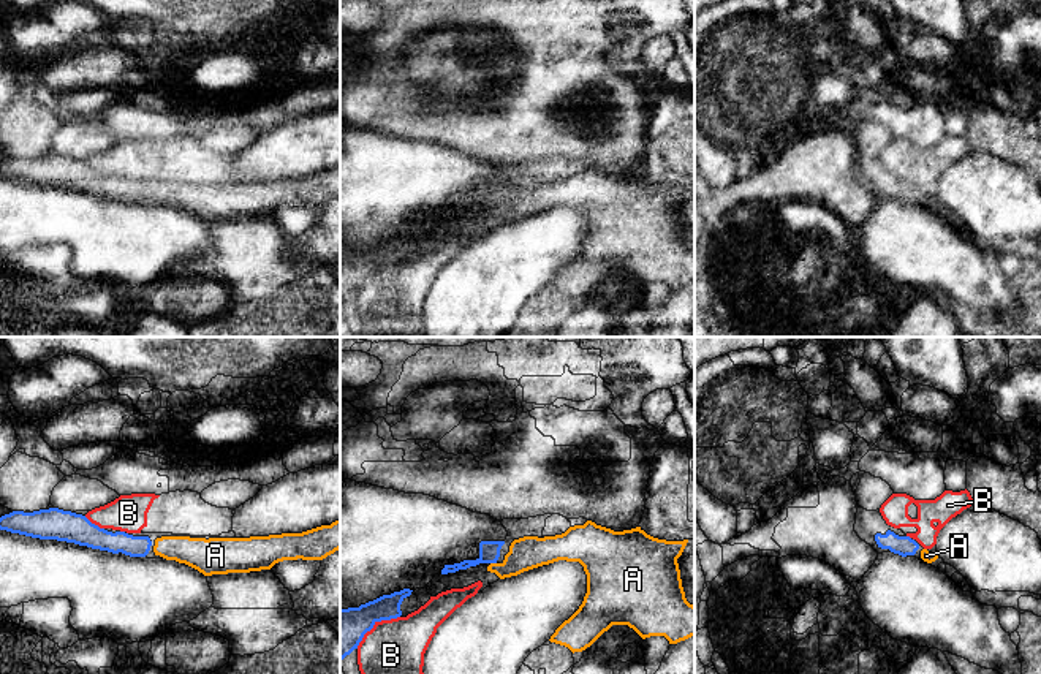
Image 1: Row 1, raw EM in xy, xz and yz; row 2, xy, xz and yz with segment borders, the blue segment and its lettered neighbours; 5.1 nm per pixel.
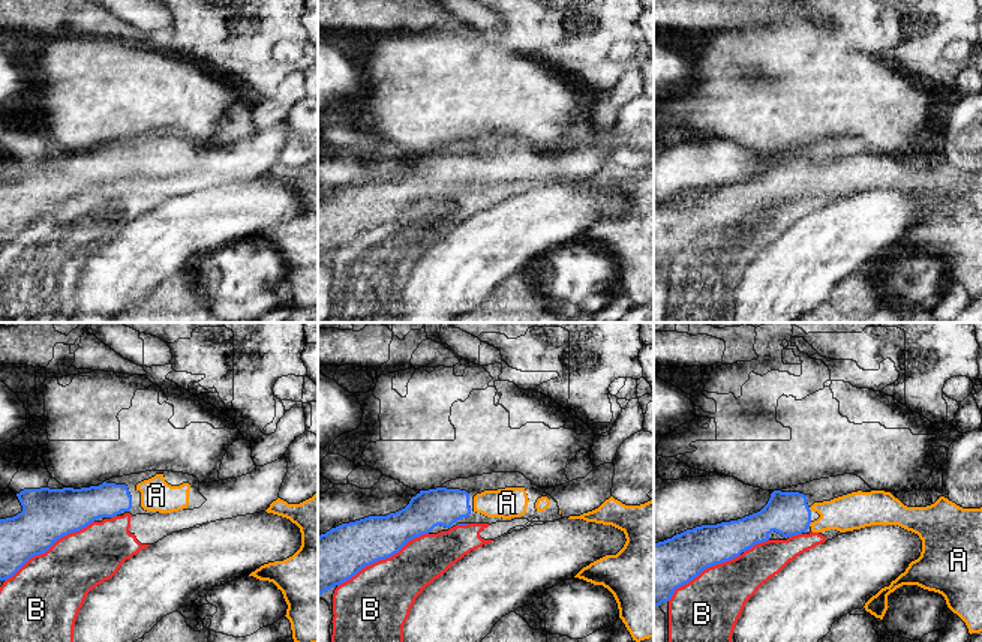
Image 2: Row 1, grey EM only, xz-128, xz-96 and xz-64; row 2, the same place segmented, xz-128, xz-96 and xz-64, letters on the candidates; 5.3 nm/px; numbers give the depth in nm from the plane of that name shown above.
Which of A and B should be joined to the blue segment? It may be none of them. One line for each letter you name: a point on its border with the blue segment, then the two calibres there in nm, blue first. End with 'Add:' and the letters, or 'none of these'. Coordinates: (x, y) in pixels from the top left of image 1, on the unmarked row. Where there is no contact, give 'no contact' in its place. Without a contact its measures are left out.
A: xz (494, 208) | 110/170 nm
Add: A

